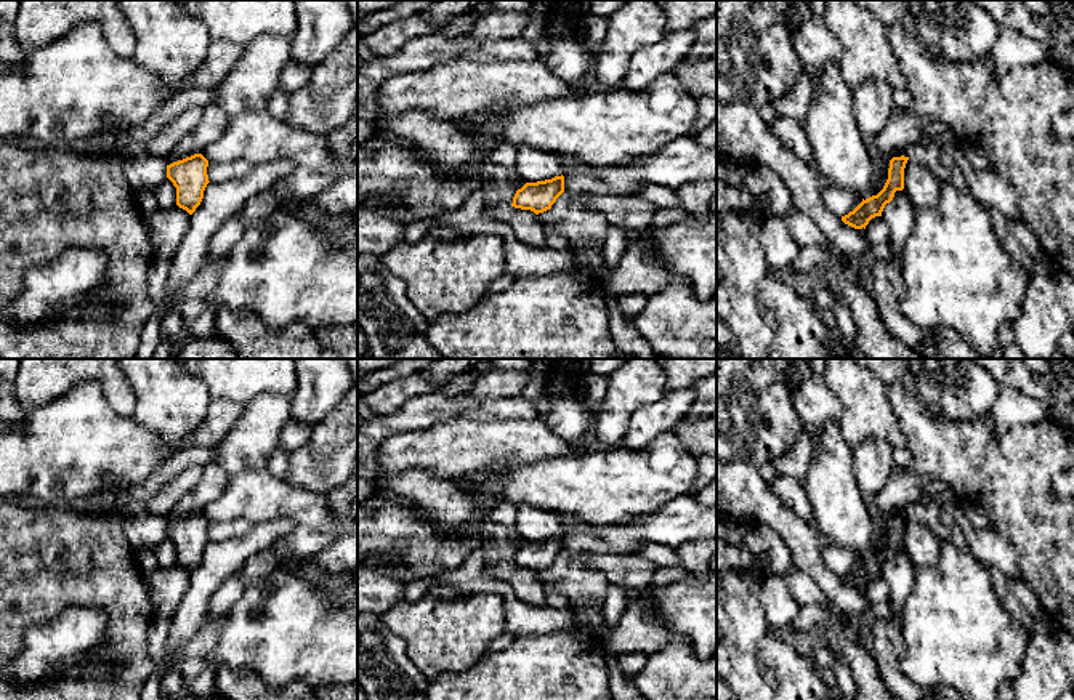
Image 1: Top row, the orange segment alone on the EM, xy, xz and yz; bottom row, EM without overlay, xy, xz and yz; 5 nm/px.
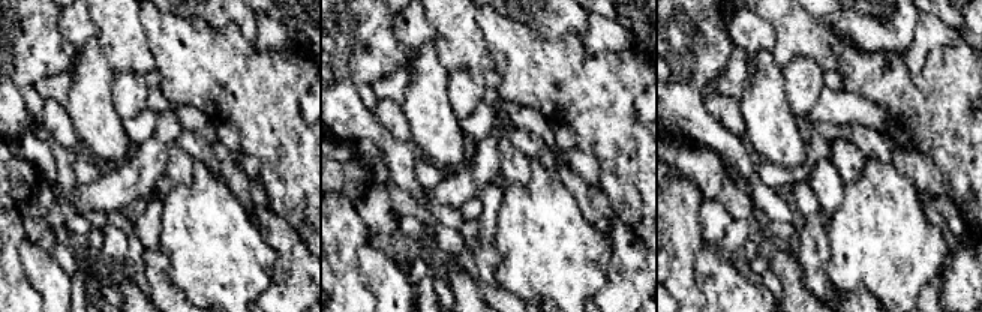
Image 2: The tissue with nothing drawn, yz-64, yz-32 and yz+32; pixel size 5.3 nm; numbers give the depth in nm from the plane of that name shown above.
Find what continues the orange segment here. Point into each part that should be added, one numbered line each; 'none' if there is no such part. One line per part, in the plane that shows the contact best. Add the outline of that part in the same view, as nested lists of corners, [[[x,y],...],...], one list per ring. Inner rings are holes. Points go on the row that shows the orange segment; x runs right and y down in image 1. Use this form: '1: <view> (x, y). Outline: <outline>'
none

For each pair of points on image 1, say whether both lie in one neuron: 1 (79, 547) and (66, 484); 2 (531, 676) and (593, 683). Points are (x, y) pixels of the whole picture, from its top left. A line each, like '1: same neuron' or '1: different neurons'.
1: different neurons
2: same neuron

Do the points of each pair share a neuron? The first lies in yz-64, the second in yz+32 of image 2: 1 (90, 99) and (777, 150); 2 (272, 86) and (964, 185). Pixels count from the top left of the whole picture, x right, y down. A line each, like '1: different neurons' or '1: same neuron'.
1: same neuron
2: same neuron

